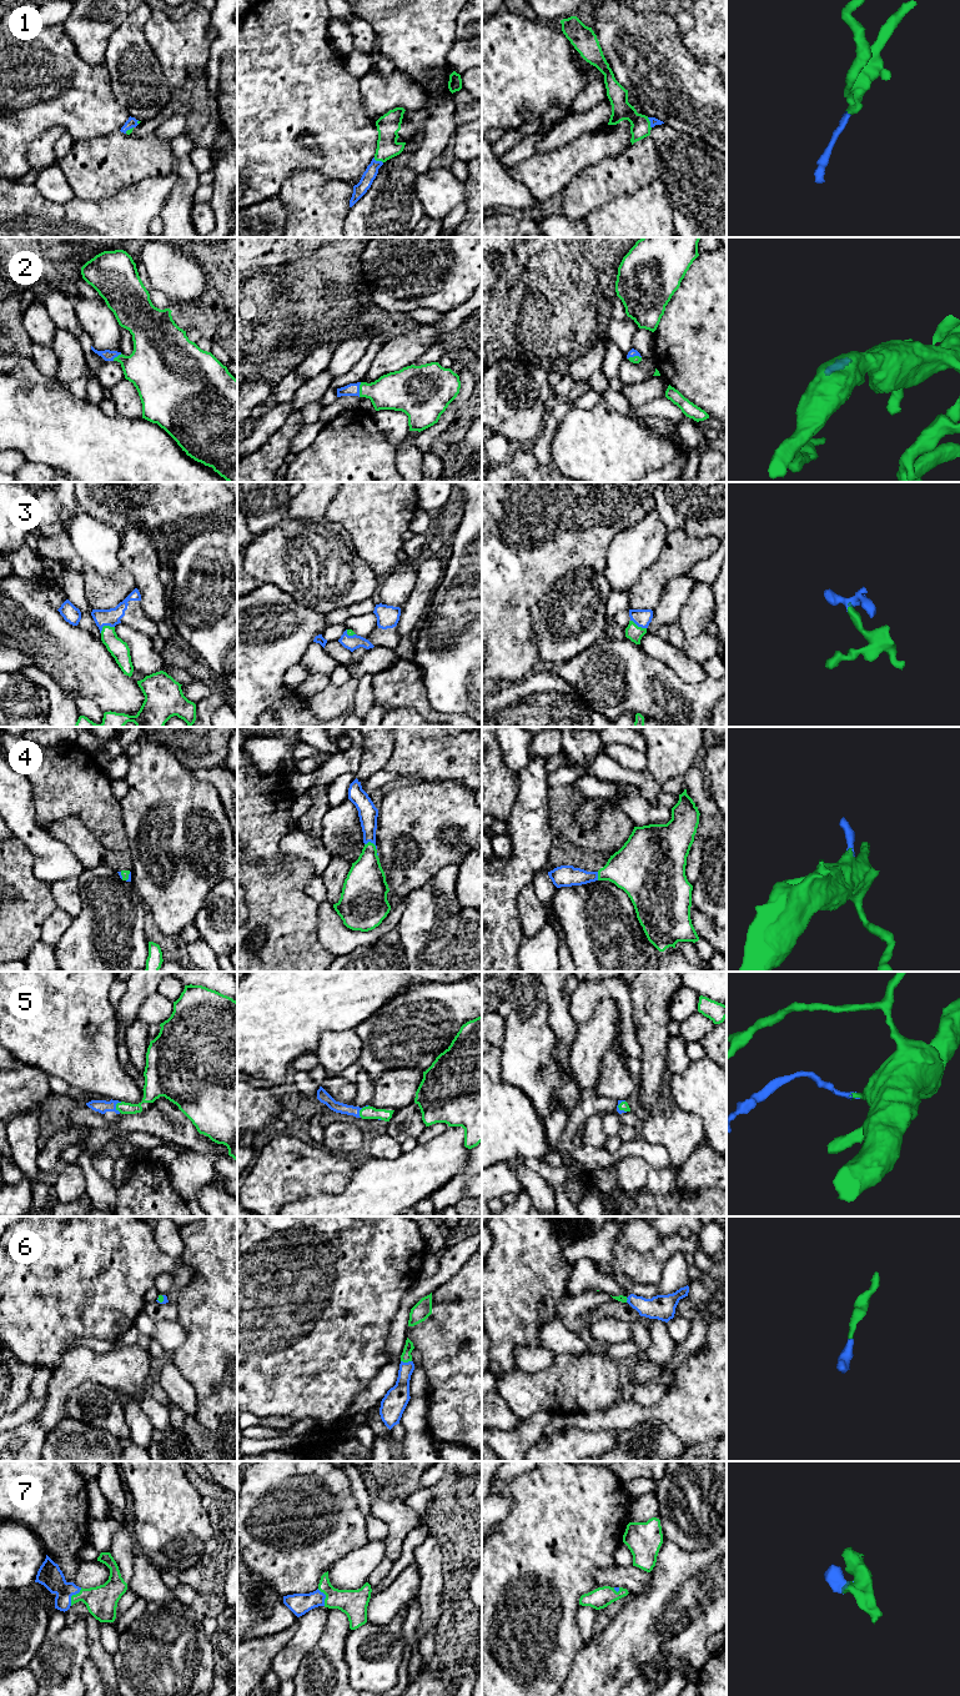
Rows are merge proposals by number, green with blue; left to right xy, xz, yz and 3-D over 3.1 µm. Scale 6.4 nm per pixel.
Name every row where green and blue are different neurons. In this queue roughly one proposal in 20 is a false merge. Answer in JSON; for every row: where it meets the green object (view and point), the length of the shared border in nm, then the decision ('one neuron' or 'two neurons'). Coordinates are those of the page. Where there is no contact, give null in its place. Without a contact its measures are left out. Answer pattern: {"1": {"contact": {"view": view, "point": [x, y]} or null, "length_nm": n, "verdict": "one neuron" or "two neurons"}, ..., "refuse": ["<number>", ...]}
{"1": {"contact": {"view": "xz", "point": [378, 160]}, "length_nm": 70, "verdict": "one neuron"}, "2": {"contact": {"view": "xz", "point": [360, 390]}, "length_nm": 100, "verdict": "one neuron"}, "3": {"contact": {"view": "xy", "point": [105, 626]}, "length_nm": 100, "verdict": "one neuron"}, "4": {"contact": {"view": "xz", "point": [372, 843]}, "length_nm": 90, "verdict": "one neuron"}, "5": {"contact": {"view": "xy", "point": [116, 1107]}, "length_nm": 70, "verdict": "one neuron"}, "6": {"contact": {"view": "xz", "point": [406, 1361]}, "length_nm": 70, "verdict": "one neuron"}, "7": {"contact": {"view": "xy", "point": [73, 1595]}, "length_nm": 140, "verdict": "one neuron"}, "refuse": []}

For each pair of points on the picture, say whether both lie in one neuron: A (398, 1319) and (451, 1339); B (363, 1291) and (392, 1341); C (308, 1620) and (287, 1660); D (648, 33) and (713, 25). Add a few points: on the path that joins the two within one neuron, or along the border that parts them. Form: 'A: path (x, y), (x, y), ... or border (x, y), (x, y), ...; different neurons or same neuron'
A: border (407, 1325), (406, 1336); different neurons
B: border (398, 1308), (392, 1319), (387, 1338), (390, 1359); different neurons
C: path (308, 1630), (295, 1650); same neuron
D: border (682, 36), (685, 48), (699, 61); different neurons

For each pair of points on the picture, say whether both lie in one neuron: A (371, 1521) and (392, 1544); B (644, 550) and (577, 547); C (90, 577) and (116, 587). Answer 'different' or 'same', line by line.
A: different
B: different
C: same

